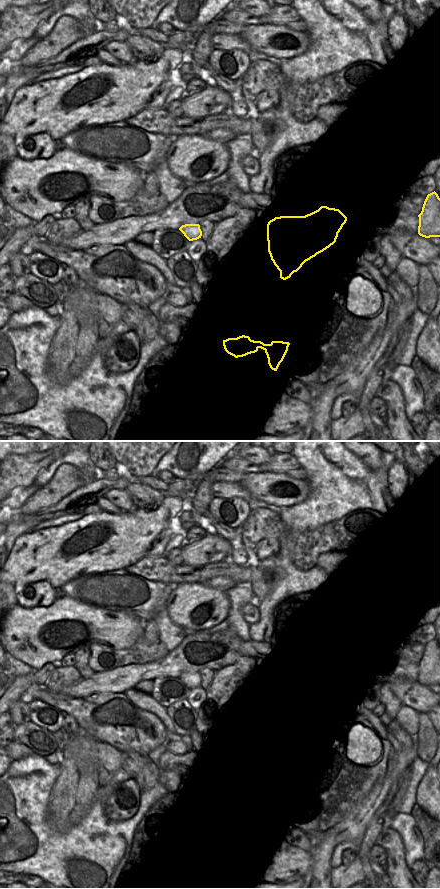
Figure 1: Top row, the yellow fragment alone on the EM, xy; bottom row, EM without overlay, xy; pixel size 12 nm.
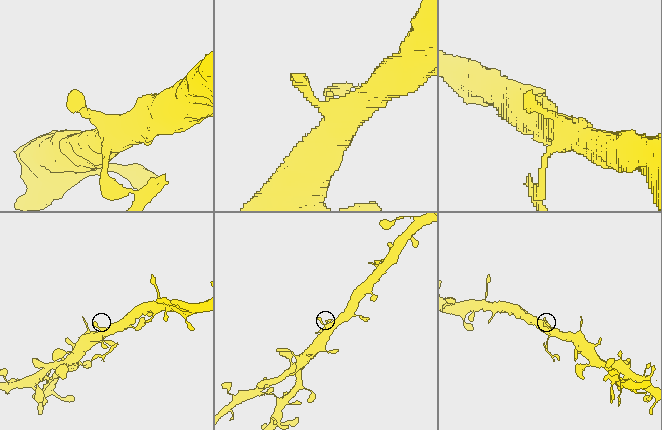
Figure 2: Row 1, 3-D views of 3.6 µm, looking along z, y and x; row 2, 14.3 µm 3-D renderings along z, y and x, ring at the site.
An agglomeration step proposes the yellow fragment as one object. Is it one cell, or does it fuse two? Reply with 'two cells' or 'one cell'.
two cells

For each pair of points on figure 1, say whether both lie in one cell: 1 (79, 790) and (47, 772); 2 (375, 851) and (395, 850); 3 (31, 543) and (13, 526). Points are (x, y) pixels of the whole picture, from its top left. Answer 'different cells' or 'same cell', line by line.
1: different cells
2: different cells
3: different cells

